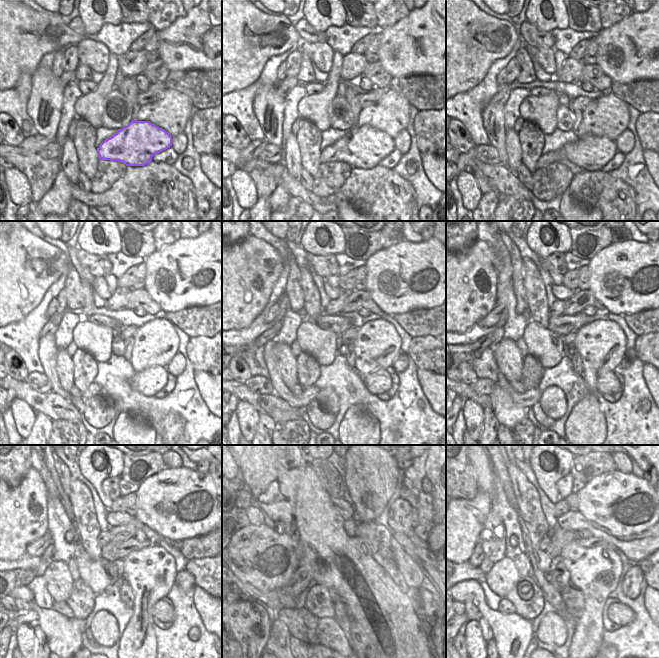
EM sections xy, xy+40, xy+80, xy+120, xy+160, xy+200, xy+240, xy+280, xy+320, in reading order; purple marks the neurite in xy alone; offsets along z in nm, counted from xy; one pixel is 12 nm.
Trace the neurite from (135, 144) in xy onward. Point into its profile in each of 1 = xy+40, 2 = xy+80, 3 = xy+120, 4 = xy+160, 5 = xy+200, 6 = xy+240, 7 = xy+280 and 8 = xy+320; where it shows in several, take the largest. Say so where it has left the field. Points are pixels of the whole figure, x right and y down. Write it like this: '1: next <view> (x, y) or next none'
1: next xy+40 (363, 147)
2: next xy+80 (592, 153)
3: next xy+120 (151, 380)
4: next xy+160 (378, 382)
5: next xy+200 (607, 383)
6: next xy+240 (162, 610)
7: next xy+280 (392, 613)
8: next xy+320 (620, 614)

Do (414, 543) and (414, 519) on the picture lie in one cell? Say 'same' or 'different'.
different

